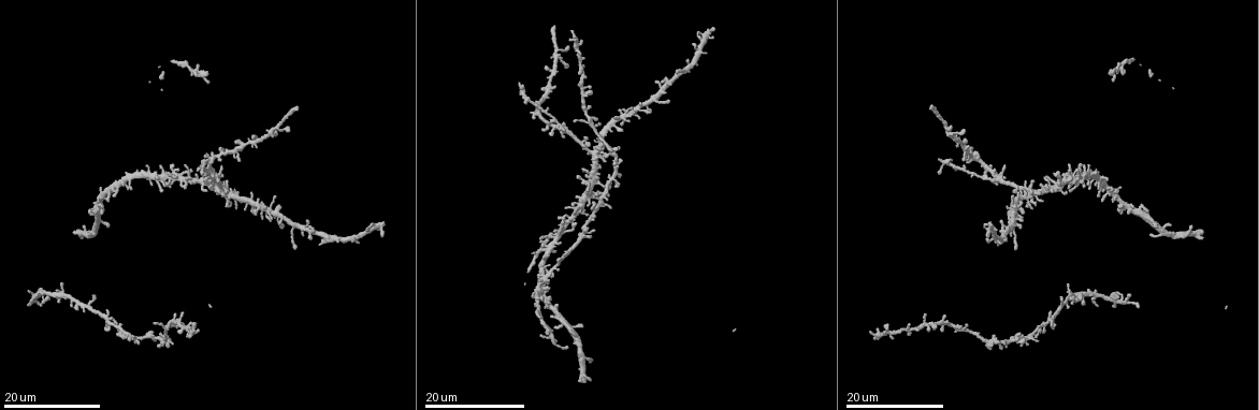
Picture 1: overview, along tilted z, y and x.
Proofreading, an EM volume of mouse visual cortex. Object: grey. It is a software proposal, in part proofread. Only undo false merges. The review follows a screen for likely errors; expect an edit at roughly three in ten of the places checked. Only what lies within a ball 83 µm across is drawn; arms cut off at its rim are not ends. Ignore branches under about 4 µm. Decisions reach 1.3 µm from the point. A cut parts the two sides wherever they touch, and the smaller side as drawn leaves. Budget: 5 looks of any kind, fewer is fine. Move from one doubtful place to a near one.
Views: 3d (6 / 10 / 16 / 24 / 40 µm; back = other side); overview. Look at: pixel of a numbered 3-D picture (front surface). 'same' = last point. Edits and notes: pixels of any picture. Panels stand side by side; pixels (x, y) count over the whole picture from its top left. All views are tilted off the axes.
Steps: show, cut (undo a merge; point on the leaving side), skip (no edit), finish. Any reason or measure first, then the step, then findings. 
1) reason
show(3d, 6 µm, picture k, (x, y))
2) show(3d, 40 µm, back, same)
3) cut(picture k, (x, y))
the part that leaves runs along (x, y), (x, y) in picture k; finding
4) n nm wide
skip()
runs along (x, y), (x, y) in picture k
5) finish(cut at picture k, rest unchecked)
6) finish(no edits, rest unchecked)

thin arm on a thick one
show(3d, 16 µm, picture 1, (653, 98))

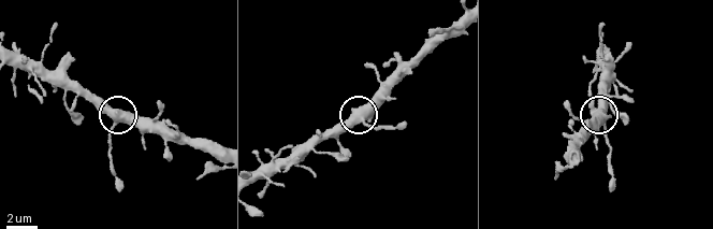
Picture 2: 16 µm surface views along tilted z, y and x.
closer look
show(3d, 10 µm, picture 2, (120, 120))

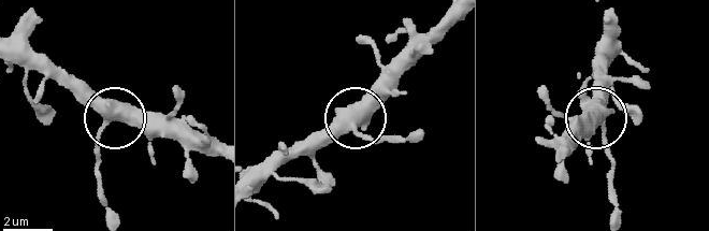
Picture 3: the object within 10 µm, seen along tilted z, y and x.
side arm 5 µm; 3 arms
skip()
all the same neuron

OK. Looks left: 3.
small branch off a trunk
show(3d, 24 µm, picture 1, (995, 176))

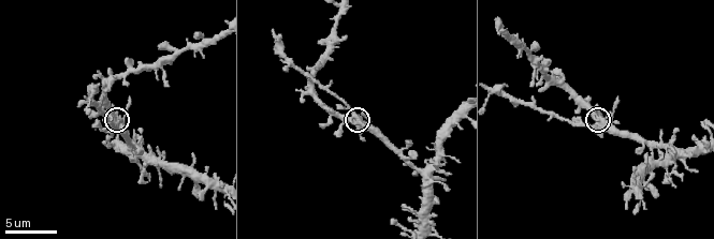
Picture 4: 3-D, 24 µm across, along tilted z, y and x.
show(3d, 6 µm, picture 4, (595, 122))

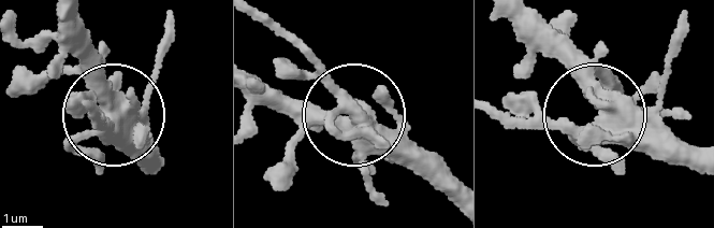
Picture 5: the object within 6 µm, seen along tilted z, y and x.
480 nm wide
skip()
runs along (694, 162), (594, 122), (499, 118) in picture 5; one neuron here

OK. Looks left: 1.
finish(no edits, rest unchecked)

